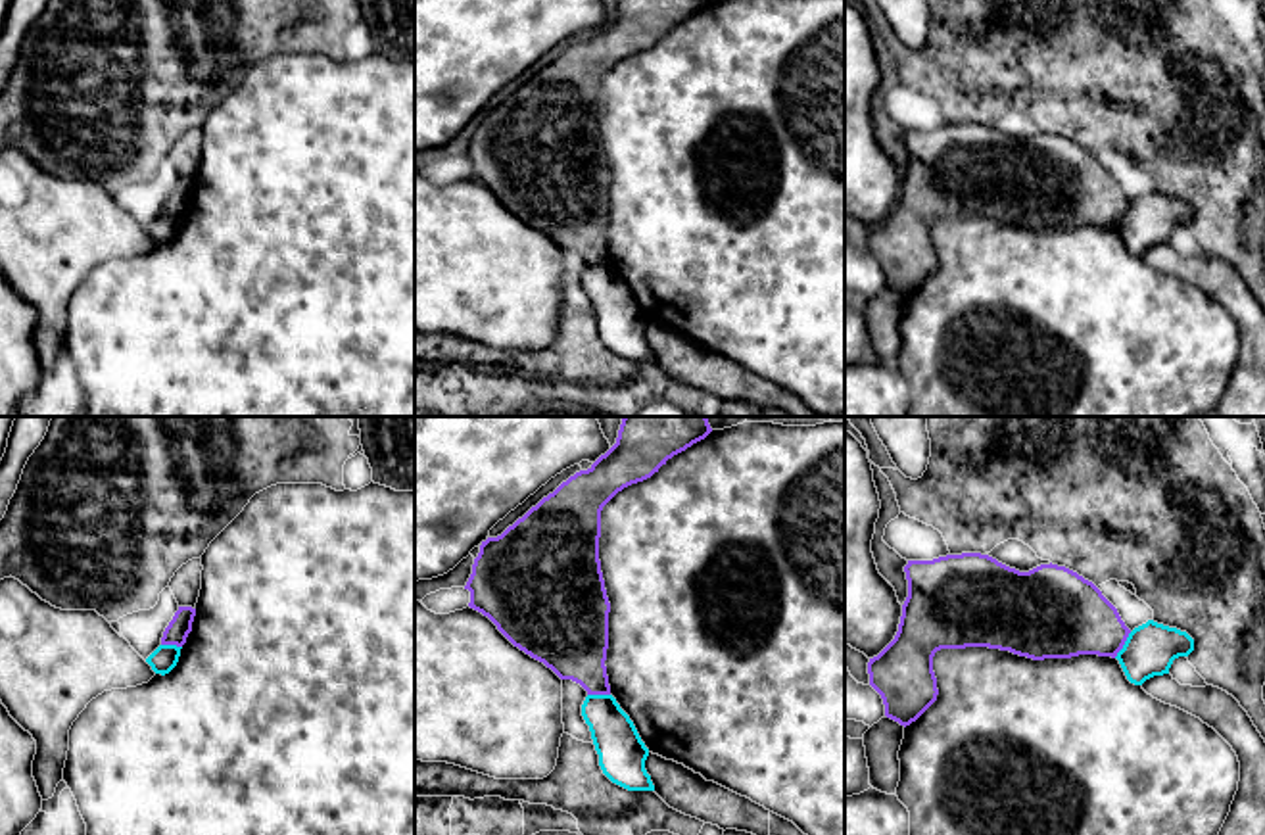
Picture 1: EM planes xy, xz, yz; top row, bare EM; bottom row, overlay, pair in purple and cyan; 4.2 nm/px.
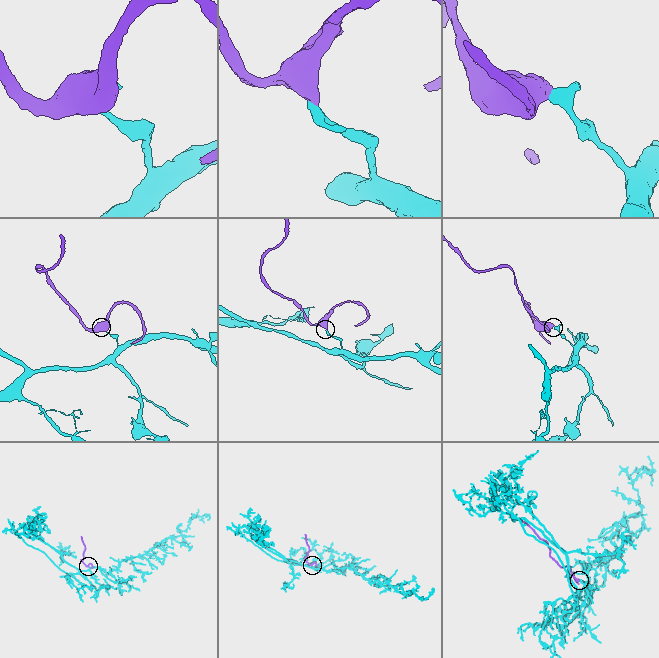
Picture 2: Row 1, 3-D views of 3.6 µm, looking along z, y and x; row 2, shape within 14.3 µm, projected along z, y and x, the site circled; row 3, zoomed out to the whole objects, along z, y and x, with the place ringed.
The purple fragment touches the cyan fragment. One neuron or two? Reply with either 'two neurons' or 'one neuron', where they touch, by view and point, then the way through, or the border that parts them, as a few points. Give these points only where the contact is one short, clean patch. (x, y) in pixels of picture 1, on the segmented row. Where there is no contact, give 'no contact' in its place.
two neurons; meets purple in yz at (1123, 644); border along yz (1131, 632), (1114, 657)

